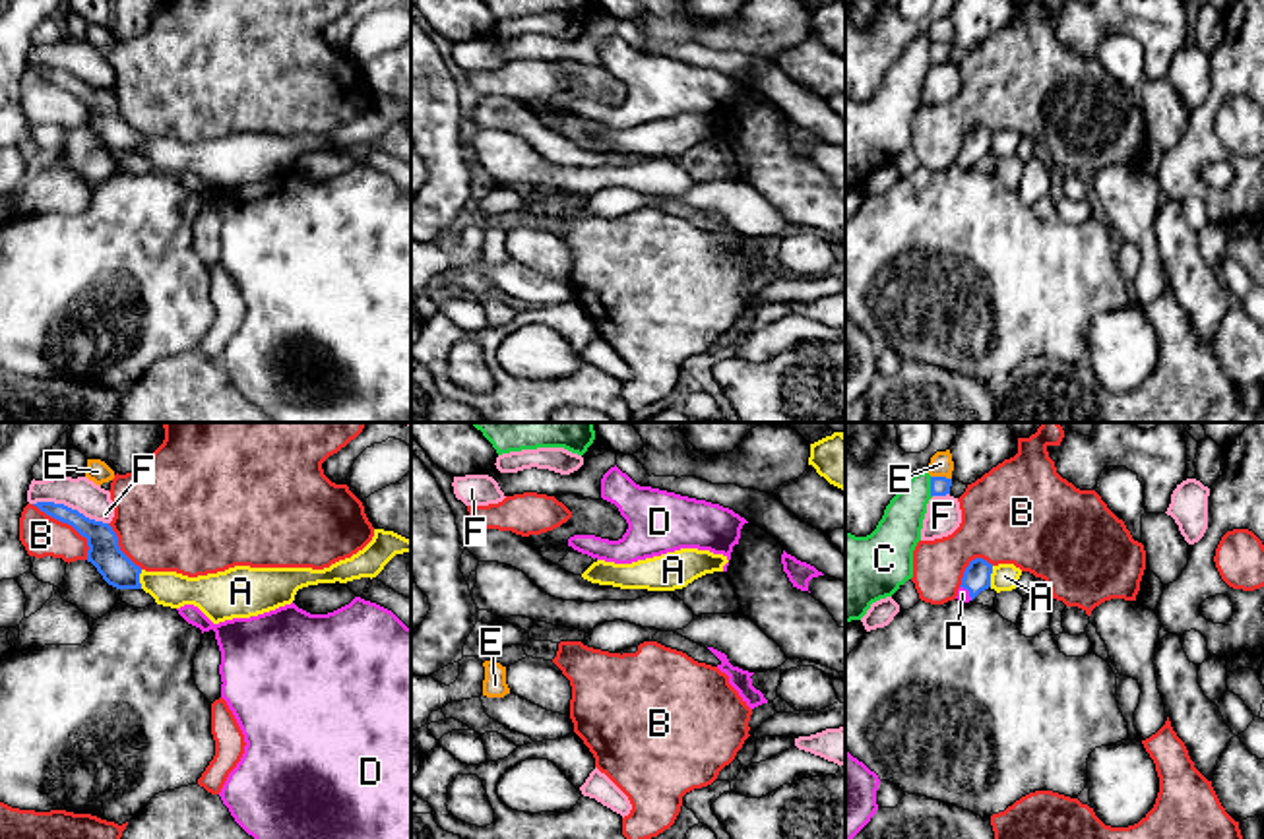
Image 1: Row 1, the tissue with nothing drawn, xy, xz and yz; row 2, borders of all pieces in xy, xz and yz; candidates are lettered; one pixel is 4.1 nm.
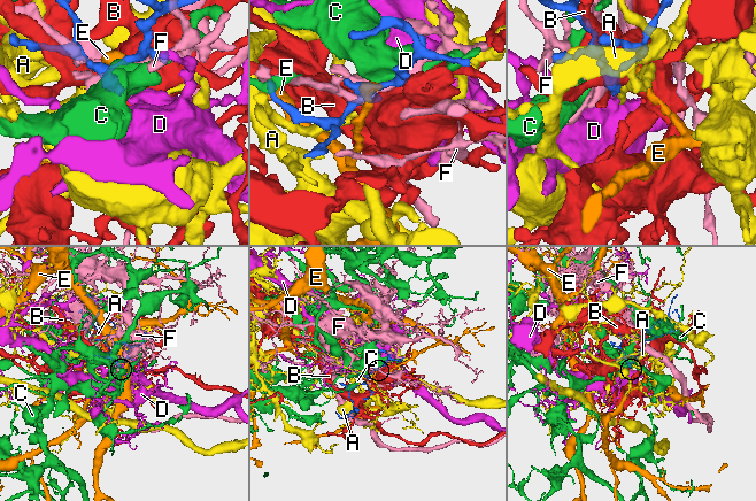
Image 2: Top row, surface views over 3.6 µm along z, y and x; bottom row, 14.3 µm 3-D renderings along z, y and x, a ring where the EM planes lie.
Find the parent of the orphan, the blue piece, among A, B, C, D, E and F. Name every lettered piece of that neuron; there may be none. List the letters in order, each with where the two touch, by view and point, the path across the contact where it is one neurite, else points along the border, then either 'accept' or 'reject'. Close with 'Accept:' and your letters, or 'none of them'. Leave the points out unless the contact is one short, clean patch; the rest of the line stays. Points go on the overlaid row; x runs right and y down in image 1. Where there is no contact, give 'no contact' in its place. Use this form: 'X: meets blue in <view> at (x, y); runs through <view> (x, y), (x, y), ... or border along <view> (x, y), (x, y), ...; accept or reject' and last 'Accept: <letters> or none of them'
A: meets blue in yz at (989, 576); border along yz (993, 566), (989, 586); reject
B: meets blue in xy at (68, 524); reject
C: meets blue in yz at (931, 487); border along yz (929, 477), (931, 497); reject
D: meets blue in yz at (968, 590); runs through yz (976, 578), (968, 590), (962, 593); accept
E: meets blue in yz at (941, 477); border along yz (931, 475), (950, 479); reject
F: meets blue in xy at (70, 508); reject
Accept: D

